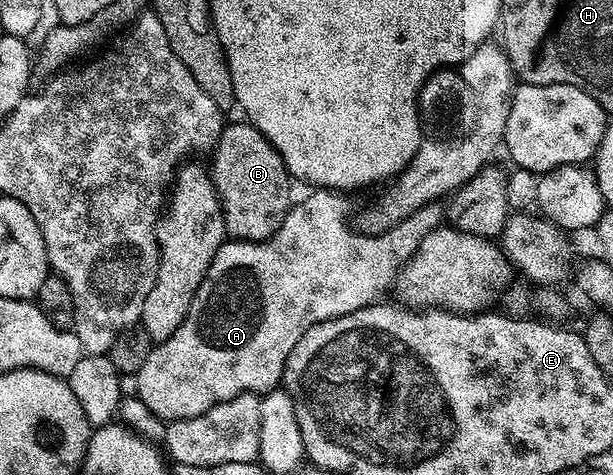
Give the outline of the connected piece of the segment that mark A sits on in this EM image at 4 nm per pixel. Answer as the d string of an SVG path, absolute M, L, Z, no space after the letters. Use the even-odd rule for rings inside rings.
M321 188L311 189L309 193L310 195L303 202L295 201L291 205L290 210L286 214L284 224L280 224L278 231L268 240L263 242L235 242L227 240L223 242L221 248L216 252L216 256L212 256L212 264L208 268L200 288L196 288L196 296L188 308L188 316L184 316L184 324L180 324L180 328L176 328L176 332L172 332L172 336L168 336L168 340L151 345L148 352L148 360L144 360L144 364L139 368L136 375L136 397L144 405L147 405L159 419L172 423L176 420L200 416L204 412L208 412L208 408L212 408L224 400L232 400L232 396L240 396L241 394L263 396L275 389L281 383L284 364L288 360L288 352L292 352L292 348L296 348L296 340L300 340L300 336L304 336L304 332L308 332L308 328L312 328L324 320L348 316L360 308L375 305L381 299L378 297L385 290L387 293L388 287L398 277L399 269L406 259L416 252L420 240L424 240L424 236L428 236L428 232L432 232L436 227L443 225L444 222L443 207L435 204L420 208L416 213L408 216L402 222L397 222L396 225L388 228L382 234L364 234L361 230L352 228L351 219L350 222L346 219L350 214L350 206L346 203L347 195L345 193Z

